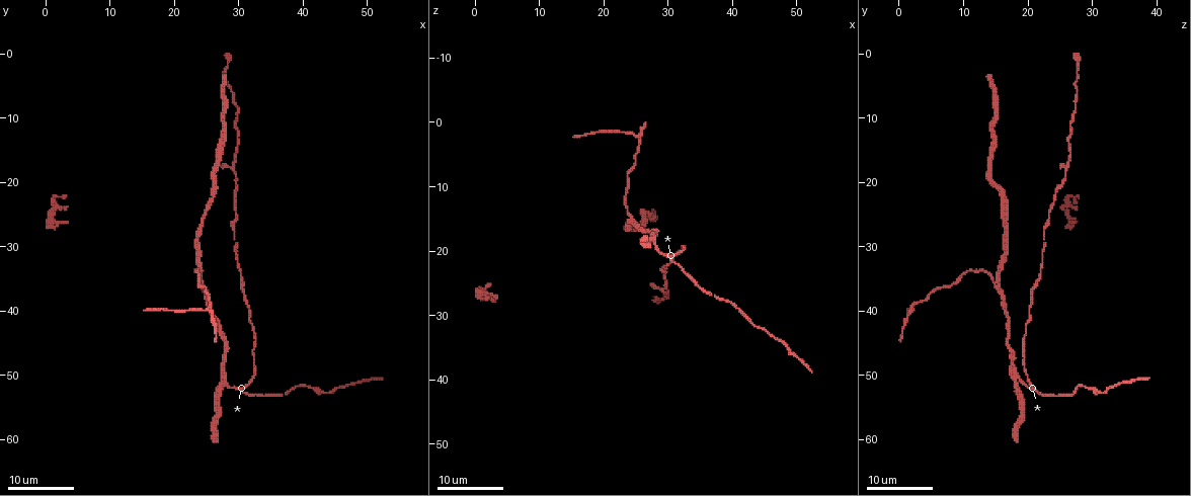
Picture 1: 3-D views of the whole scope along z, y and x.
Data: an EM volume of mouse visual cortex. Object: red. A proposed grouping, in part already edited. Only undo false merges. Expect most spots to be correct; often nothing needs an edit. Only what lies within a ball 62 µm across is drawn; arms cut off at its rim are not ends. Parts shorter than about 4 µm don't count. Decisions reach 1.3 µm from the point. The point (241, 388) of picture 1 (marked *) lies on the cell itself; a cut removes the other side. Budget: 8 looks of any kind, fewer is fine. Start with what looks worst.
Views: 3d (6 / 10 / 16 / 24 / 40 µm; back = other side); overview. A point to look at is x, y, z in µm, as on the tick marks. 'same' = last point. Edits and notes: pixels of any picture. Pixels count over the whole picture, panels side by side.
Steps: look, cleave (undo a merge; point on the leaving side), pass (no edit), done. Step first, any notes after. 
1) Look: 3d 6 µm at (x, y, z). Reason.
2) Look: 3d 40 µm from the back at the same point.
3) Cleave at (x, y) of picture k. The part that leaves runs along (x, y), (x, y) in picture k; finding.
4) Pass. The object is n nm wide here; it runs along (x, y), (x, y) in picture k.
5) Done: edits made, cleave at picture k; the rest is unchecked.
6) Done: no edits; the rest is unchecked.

Look: 3d 24 µm at (24.0, 35.5, 15.0). Two arms in line, one across.

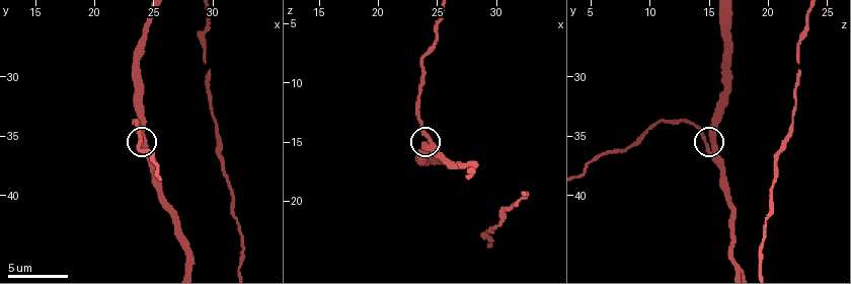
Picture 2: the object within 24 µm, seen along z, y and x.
Look: 3d 6 µm at (24.2, 35.6, 15.0). Zoom in.

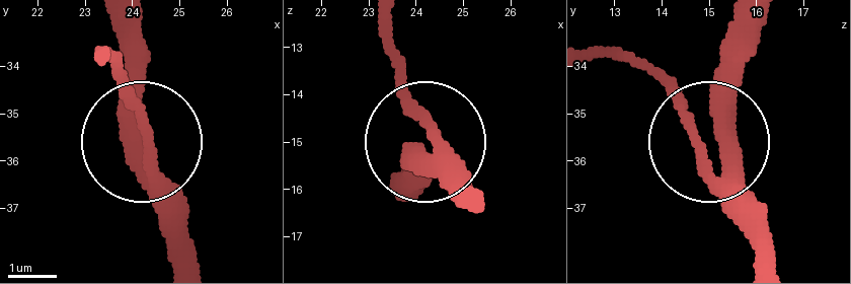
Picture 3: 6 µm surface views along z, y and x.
Pass. The side arm is 28 µm long; it runs along (762, 262), (758, 202), (621, 48) in picture 3; continuous, no second cell.

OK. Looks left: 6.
Look: 3d 16 µm at (27.5, 50.5, 18.0). Two arms in line, one across.

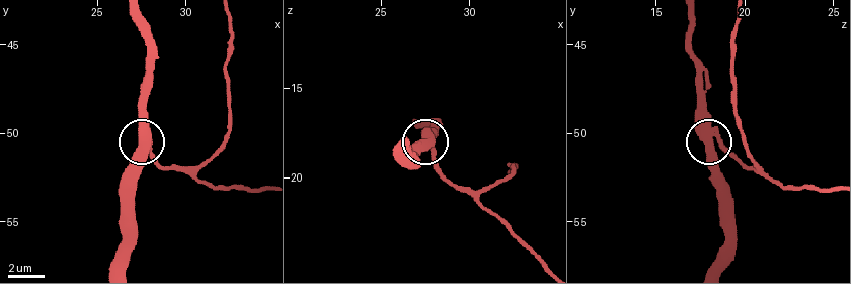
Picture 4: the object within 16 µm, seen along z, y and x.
Look: 3d 6 µm at the same point.

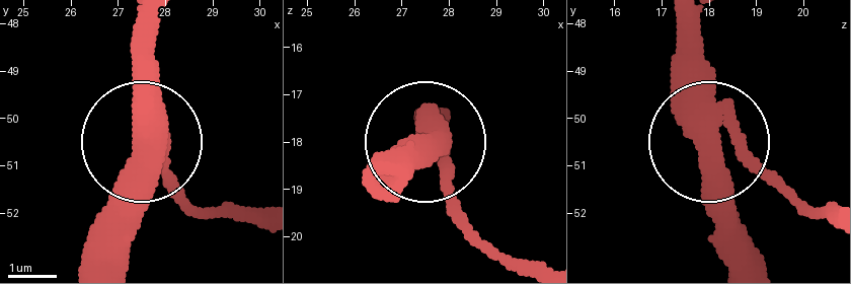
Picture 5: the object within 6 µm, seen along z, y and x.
Pass. 3 arms meet here; one cell here.

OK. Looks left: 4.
Look: 3d 16 µm at (29.5, 18.5, 26.0). Thick turns thin.

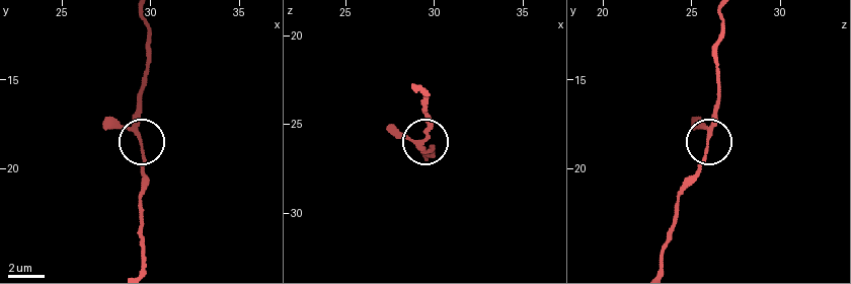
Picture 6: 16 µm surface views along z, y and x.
Look: 3d 6 µm at (29.2, 18.1, 25.9).

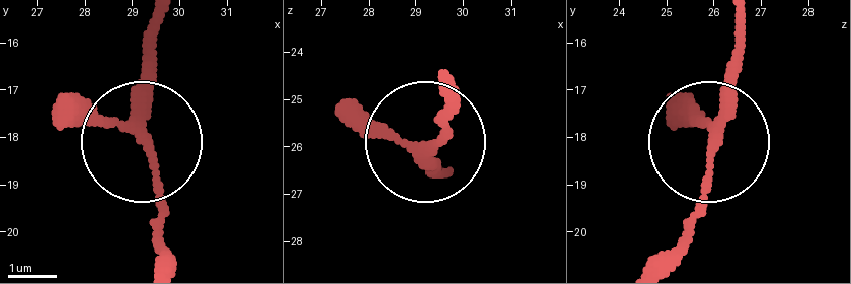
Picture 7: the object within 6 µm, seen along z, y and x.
Pass. The object is 180 nm wide here; it runs along (159, 267), (147, 28) in picture 7; continuous, no second cell.

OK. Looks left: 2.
Look: 3d 16 µm at (23.4, 28.8, 16.6).

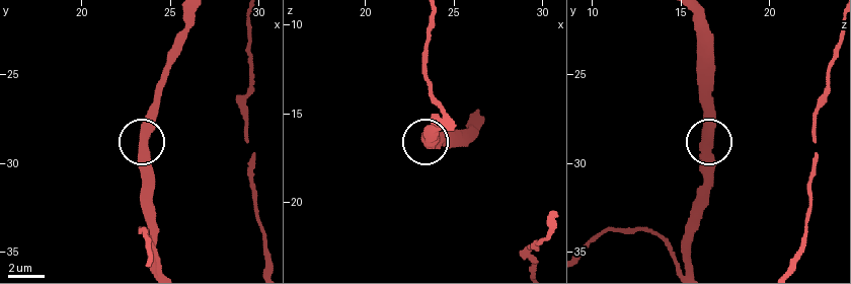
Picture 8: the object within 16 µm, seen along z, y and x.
Look: 3d 16 µm from the back at (23.3, 29.0, 16.5).

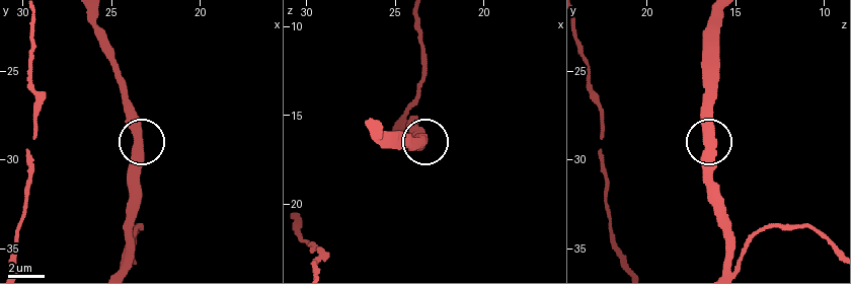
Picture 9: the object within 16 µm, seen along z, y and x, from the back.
Pass. It runs along (123, 263), (139, 172), (139, 122), (126, 82) in picture 9; all the same cell.

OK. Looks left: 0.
Done: no edits; the rest is unchecked.

